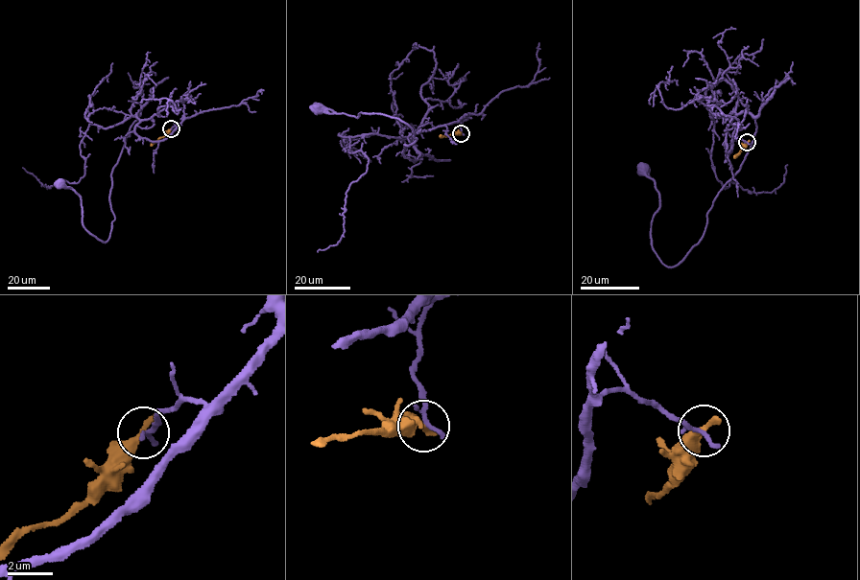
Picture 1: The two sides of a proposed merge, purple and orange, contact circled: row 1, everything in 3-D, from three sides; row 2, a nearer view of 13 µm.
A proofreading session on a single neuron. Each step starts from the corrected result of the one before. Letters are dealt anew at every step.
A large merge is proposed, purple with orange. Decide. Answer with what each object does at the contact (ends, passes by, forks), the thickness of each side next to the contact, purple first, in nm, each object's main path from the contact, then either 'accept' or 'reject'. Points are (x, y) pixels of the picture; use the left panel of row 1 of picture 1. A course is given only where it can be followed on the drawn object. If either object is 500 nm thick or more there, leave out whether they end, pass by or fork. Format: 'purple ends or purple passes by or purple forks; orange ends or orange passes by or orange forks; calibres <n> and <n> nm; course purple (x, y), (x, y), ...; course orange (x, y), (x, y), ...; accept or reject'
purple ends; orange ends; calibres 240 and 400 nm; course purple (171, 128), (162, 140), (141, 138), (136, 113), (111, 174), (107, 242), (86, 229), (81, 197), (59, 184); course orange (171, 128), (150, 145); reject

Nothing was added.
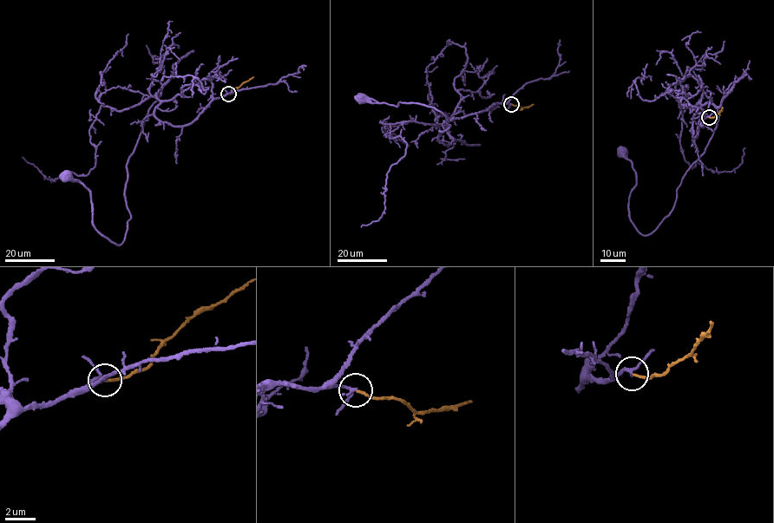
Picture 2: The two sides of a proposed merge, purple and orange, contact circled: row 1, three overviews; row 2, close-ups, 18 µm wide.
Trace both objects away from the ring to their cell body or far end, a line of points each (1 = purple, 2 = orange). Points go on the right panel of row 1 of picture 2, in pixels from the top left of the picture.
1: (709, 117), (692, 136), (711, 103), (704, 153), (647, 235), (631, 220), (637, 176), (622, 153)
2: (709, 117), (718, 114), (723, 107)

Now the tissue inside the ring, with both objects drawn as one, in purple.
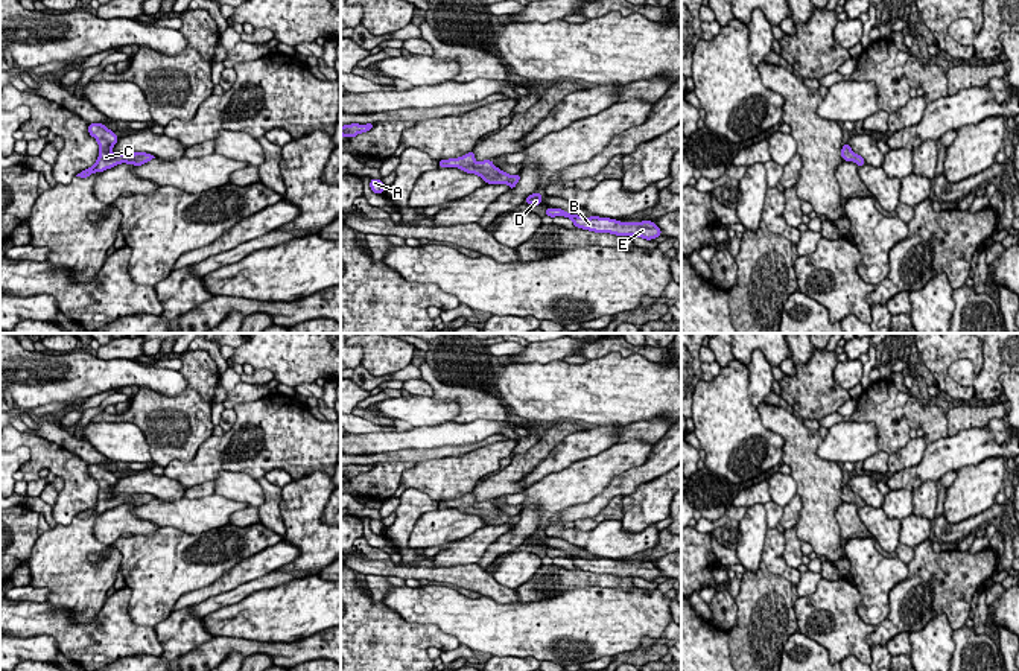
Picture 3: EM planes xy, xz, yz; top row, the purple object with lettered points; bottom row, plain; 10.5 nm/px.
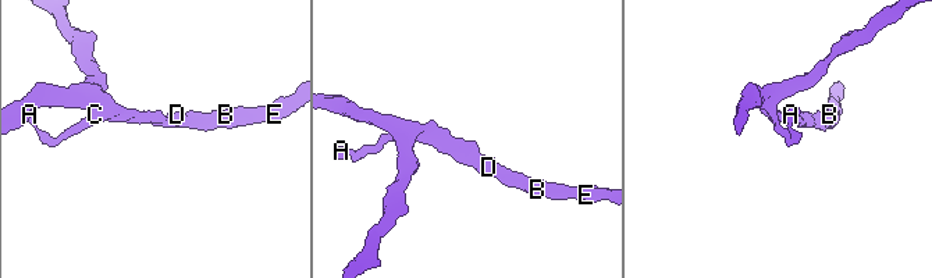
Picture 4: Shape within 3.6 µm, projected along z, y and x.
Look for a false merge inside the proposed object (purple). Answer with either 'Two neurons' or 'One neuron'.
One neuron

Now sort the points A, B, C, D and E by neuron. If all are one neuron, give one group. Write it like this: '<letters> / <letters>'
A B C D E

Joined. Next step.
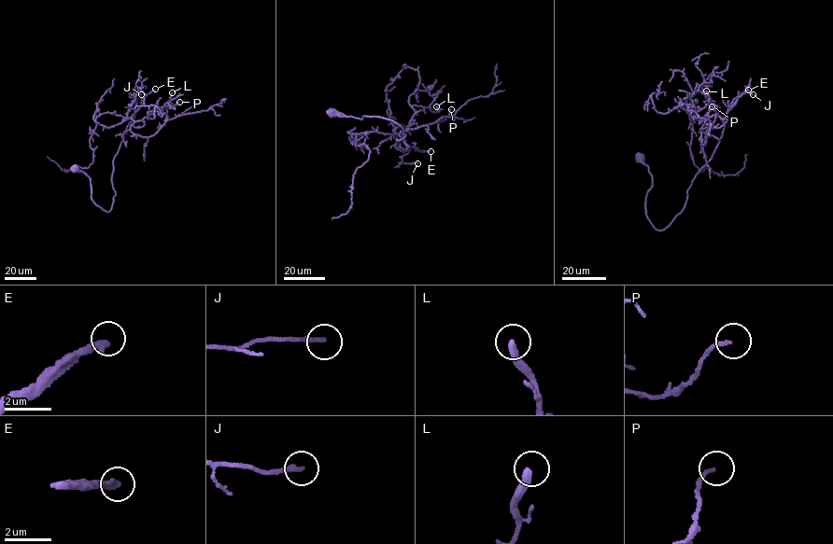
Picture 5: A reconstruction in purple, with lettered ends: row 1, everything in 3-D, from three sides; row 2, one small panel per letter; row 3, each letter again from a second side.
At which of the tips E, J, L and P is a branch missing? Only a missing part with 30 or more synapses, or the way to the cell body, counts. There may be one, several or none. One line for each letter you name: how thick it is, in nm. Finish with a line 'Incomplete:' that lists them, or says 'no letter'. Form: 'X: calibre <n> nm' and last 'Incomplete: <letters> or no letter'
E: calibre 320 nm
Incomplete: E

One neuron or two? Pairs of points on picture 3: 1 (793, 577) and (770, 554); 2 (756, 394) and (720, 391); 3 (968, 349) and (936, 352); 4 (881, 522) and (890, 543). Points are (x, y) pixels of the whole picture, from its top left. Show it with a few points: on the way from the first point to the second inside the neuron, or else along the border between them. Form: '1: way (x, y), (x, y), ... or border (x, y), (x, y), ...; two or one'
1: way (787, 571), (776, 560); one
2: border (745, 365), (749, 372), (749, 399), (756, 408); two
3: way (960, 349), (943, 349); one
4: way (881, 527), (888, 539); one

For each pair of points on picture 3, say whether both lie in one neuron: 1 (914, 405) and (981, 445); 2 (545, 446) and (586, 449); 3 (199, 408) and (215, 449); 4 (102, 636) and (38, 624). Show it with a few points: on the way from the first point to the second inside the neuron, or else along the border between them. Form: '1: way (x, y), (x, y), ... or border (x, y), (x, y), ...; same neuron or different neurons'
1: border (946, 435), (931, 443); different neurons
2: border (587, 429), (568, 434), (531, 472); different neurons
3: border (212, 434), (190, 460), (184, 460); different neurons
4: way (87, 639), (73, 639), (58, 624), (53, 624); same neuron

